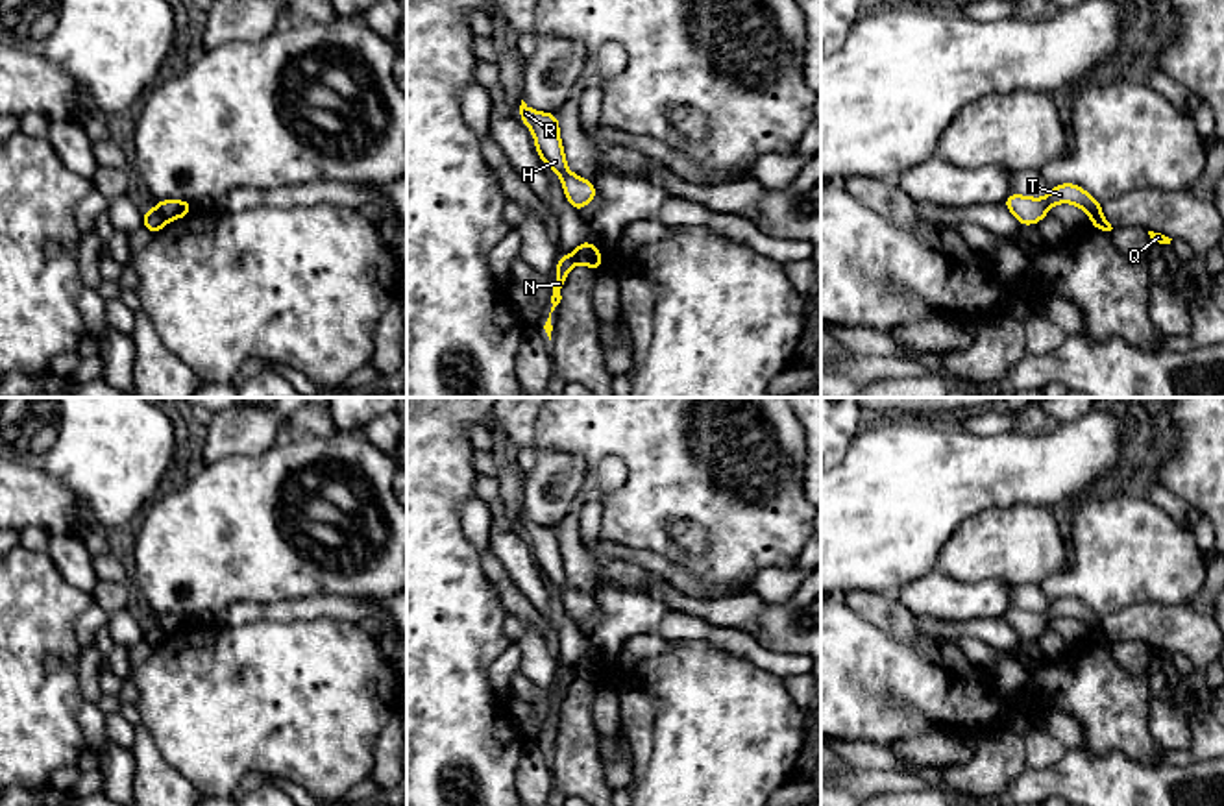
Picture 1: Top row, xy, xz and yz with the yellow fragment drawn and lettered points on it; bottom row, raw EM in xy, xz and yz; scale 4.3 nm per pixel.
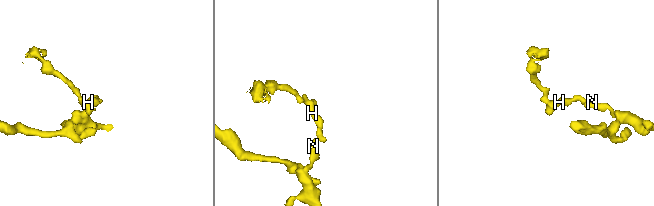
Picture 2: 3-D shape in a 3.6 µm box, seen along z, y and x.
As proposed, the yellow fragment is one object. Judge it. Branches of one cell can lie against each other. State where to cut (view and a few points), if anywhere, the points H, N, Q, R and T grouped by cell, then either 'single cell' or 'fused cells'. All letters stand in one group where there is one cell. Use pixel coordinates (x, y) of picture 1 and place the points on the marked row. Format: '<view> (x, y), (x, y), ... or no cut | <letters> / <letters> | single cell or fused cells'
xy (156, 206), (167, 220) | H R T / N Q | fused cells

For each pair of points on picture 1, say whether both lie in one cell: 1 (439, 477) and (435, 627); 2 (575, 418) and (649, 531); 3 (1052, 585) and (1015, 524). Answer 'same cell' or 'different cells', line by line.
1: same cell
2: same cell
3: different cells

